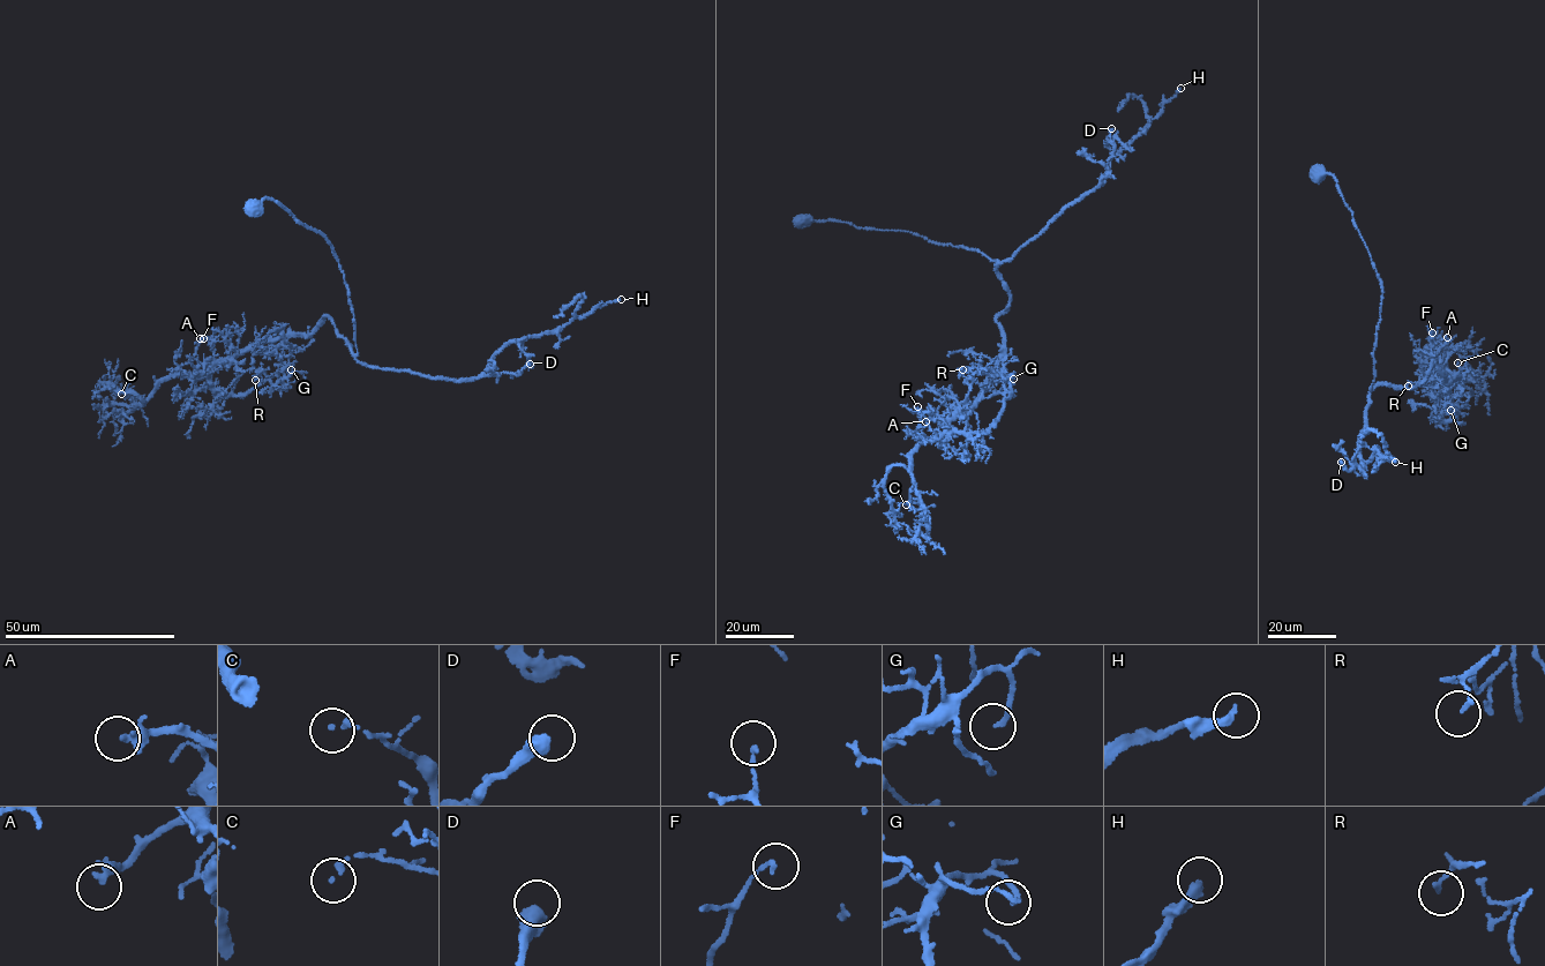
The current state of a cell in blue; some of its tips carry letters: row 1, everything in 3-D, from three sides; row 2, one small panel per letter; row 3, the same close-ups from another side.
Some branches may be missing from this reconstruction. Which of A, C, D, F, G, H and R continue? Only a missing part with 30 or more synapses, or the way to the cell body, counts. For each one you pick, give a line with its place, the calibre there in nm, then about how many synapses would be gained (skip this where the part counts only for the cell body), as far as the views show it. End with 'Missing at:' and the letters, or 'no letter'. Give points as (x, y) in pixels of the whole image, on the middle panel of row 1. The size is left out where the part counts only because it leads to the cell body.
H: at (1180, 88); 320 nm thick; about 45 synapses
Missing at: H

